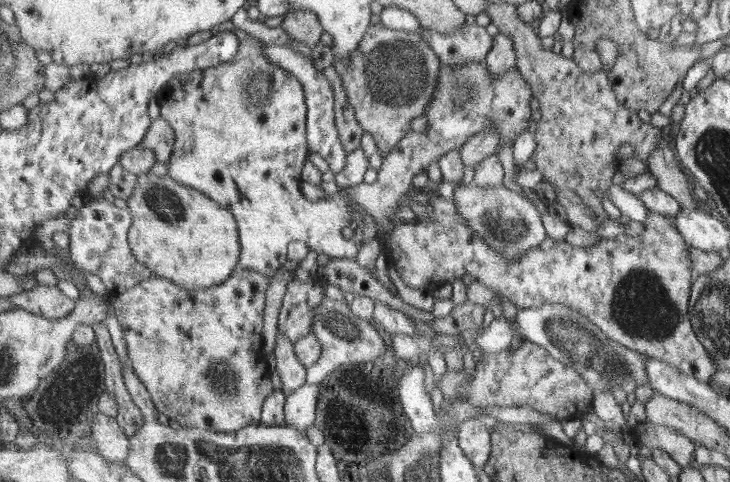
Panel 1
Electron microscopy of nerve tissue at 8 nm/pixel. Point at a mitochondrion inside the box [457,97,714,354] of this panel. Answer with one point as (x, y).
(641, 306)

